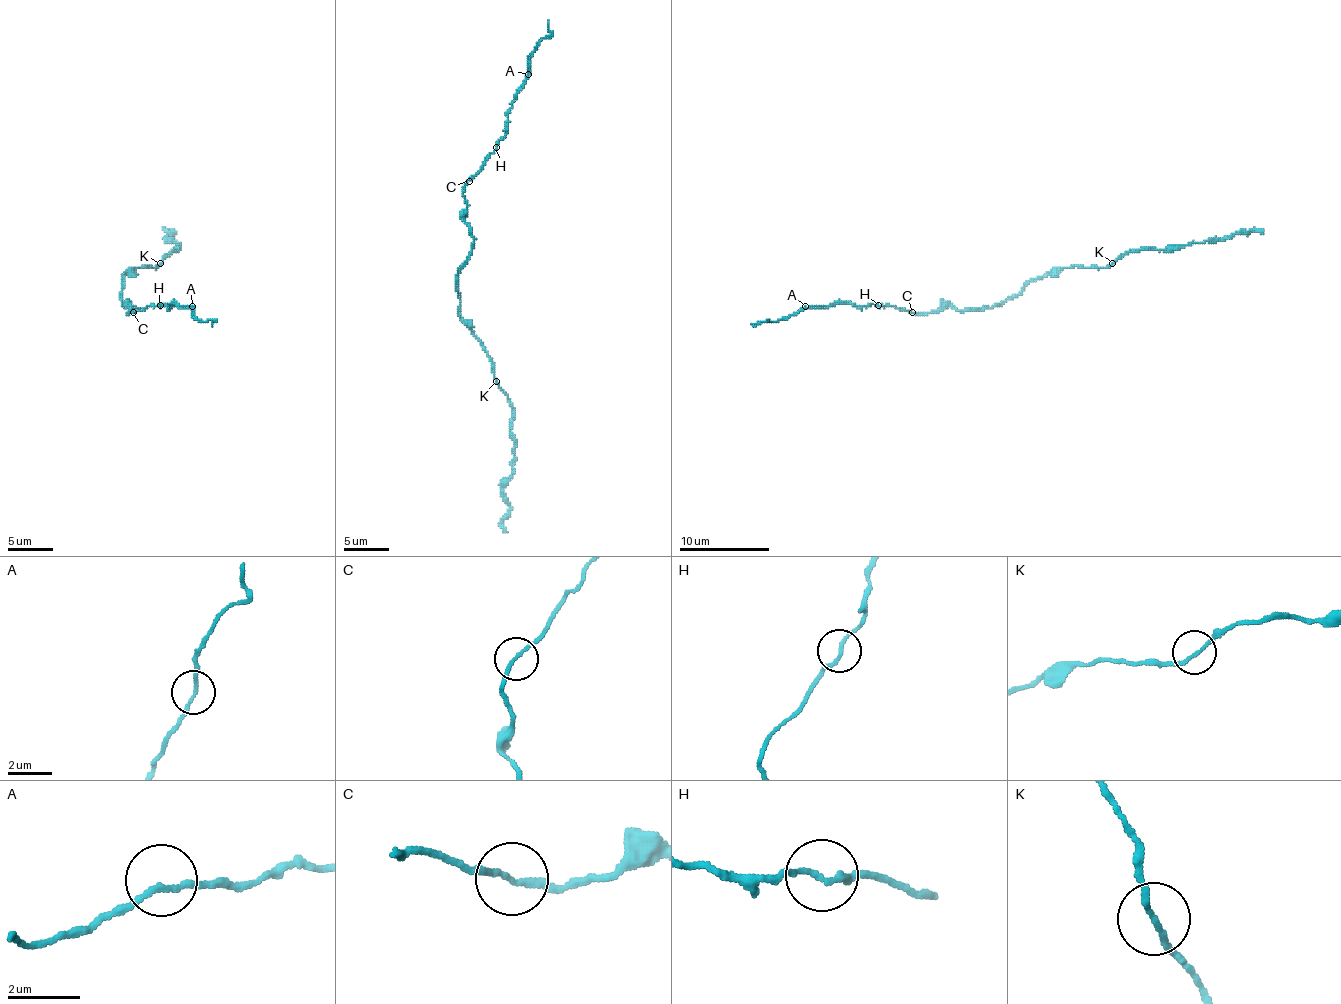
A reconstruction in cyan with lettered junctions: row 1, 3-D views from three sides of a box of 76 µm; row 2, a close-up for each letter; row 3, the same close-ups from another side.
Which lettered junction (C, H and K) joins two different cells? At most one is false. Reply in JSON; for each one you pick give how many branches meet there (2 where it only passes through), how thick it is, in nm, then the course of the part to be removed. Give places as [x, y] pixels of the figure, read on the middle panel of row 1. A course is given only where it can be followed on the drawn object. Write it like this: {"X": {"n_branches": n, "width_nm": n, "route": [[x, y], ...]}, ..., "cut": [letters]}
{"cut": []}

